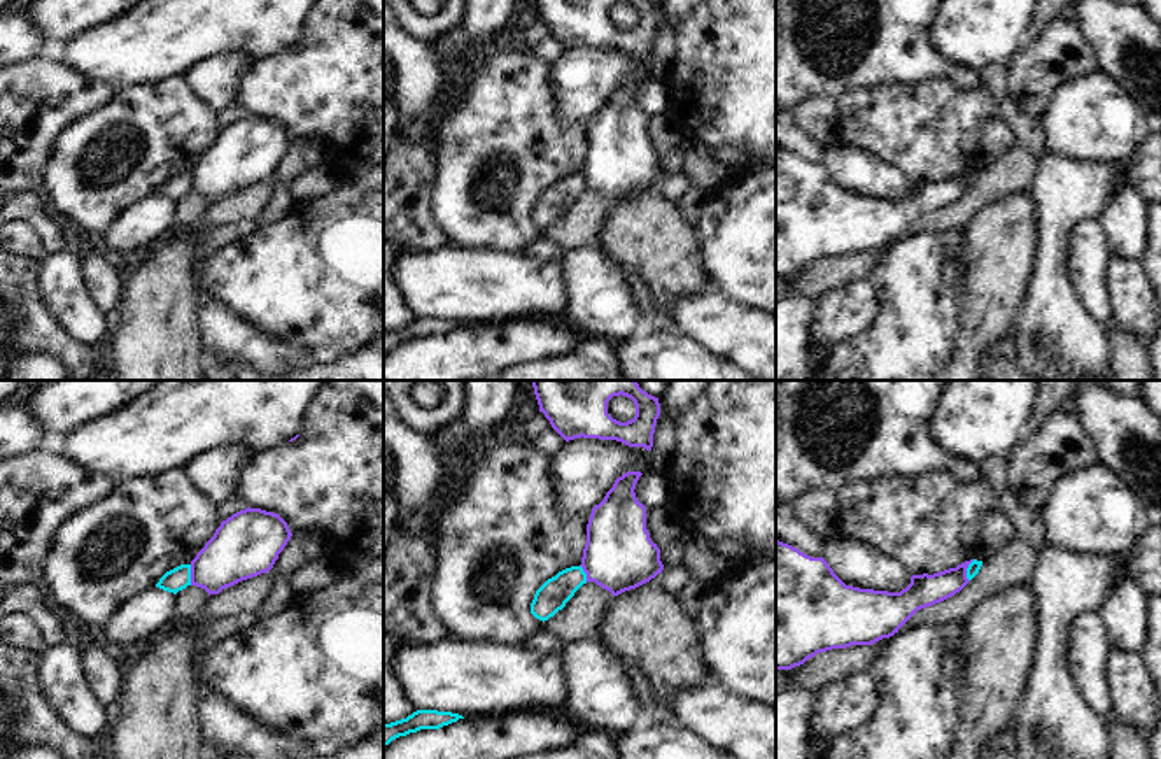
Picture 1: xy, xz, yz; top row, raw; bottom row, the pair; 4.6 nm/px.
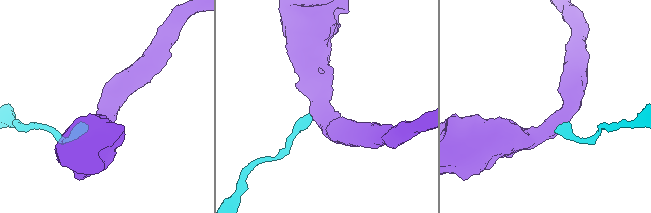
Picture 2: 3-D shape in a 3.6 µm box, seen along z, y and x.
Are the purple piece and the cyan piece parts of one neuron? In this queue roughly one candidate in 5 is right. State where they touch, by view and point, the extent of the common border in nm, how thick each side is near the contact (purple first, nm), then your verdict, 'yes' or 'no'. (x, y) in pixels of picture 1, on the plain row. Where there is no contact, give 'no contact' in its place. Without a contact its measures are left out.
contact yz (965, 177); length 110 nm; calibres 150 and 60 nm; no

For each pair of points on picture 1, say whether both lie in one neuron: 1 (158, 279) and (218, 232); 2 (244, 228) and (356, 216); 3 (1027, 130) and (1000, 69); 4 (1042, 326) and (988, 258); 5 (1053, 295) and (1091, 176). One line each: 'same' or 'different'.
1: different
2: different
3: same
4: different
5: same

